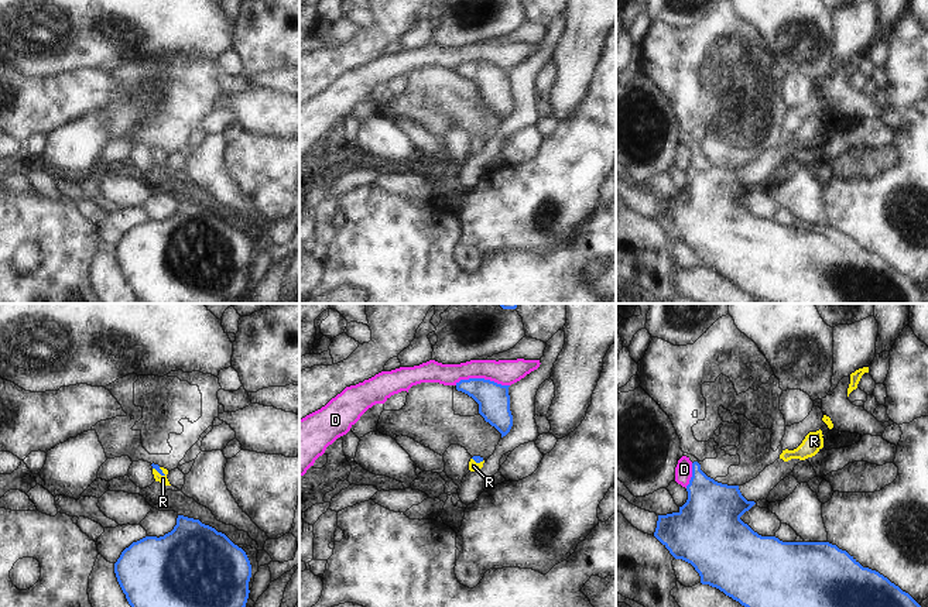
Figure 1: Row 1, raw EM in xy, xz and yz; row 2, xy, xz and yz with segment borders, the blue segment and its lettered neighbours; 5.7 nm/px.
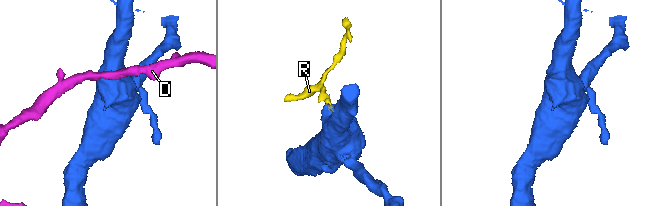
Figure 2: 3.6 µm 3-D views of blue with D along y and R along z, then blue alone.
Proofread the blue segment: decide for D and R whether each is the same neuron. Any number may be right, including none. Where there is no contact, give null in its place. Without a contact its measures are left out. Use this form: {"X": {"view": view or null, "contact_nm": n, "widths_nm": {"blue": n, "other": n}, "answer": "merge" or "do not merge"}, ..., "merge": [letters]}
{"D": {"view": "xz", "contact_nm": 320, "widths_nm": {"blue": 180, "other": 140}, "answer": "do not merge"}, "R": {"view": "xy", "contact_nm": 90, "widths_nm": {"blue": 30, "other": 50}, "answer": "merge"}, "merge": ["R"]}

